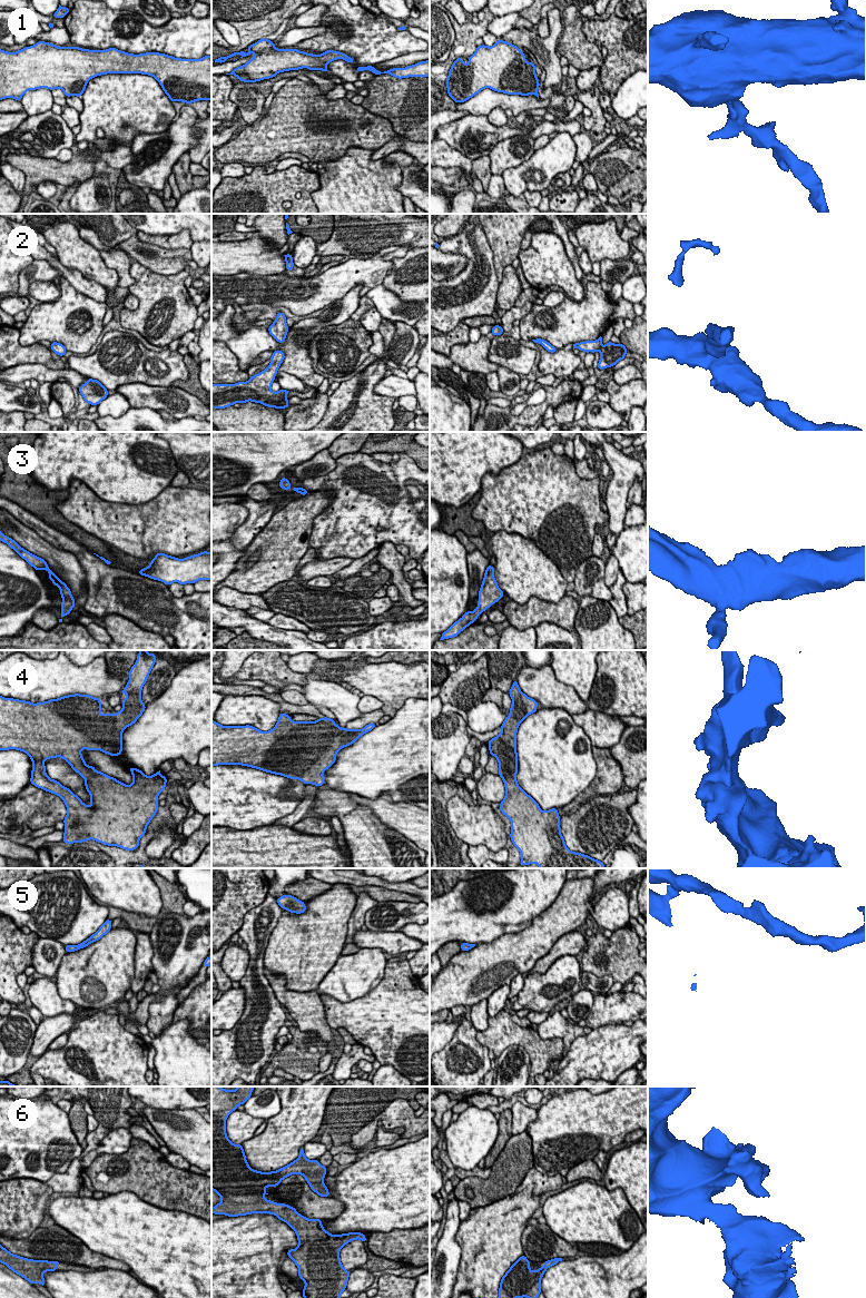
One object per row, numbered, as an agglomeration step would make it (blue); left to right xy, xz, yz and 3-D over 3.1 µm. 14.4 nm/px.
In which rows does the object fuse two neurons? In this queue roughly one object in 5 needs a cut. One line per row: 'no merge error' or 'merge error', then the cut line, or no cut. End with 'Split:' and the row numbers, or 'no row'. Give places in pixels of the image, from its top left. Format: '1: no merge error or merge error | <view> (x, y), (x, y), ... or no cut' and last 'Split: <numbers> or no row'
1: no merge error | no cut
2: no merge error | no cut
3: no merge error | no cut
4: no merge error | no cut
5: no merge error | no cut
6: no merge error | no cut
Split: no row

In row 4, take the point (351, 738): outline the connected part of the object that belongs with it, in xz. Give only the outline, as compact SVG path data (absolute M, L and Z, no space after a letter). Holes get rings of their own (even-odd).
M282 712L269 731L250 725L223 726L211 720L211 767L242 765L321 787L325 784L323 774L336 761L337 753L374 728L375 722L371 722L362 729L342 729L334 719L327 717L316 721L293 721Z

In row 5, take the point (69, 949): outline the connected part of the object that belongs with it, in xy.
M107 918L106 922L99 927L99 930L82 943L78 945L65 945L66 952L70 953L70 952L78 951L80 948L88 946L90 943L100 940L104 935L106 935L111 930L111 923L112 921Z

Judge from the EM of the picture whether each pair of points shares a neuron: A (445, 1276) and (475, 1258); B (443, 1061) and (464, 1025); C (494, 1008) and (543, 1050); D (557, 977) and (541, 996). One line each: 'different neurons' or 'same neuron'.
A: different neurons
B: same neuron
C: different neurons
D: same neuron

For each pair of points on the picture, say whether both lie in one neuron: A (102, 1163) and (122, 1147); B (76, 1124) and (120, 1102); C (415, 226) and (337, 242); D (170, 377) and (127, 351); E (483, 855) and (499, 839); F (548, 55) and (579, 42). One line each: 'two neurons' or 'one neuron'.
A: two neurons
B: two neurons
C: one neuron
D: one neuron
E: two neurons
F: two neurons

